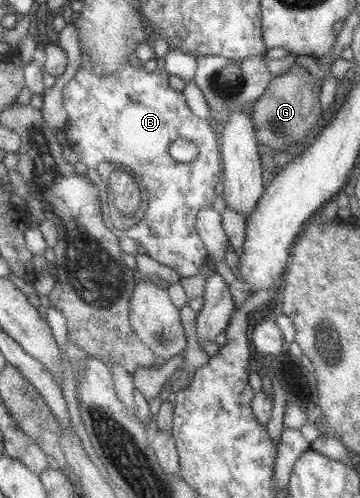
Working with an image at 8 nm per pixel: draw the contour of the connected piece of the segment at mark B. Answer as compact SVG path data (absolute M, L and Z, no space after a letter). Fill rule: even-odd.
M125 63L123 68L109 75L97 75L93 68L81 67L77 71L77 75L67 83L65 106L69 112L67 140L79 161L88 167L87 175L92 182L105 191L101 178L99 178L99 172L97 172L97 166L103 162L128 169L141 184L139 187L141 190L140 219L137 226L120 231L112 227L112 219L106 225L120 239L124 237L136 239L148 251L148 255L161 262L162 265L171 267L179 273L179 276L197 274L205 262L206 249L194 226L196 215L199 210L212 206L211 198L215 194L215 184L217 184L217 178L221 172L219 144L217 144L217 138L215 138L211 126L207 124L207 119L195 116L185 106L183 94L169 86L167 73L163 69L147 72L147 69L143 68L143 64L141 67L135 68L130 63ZM175 138L191 140L198 148L198 154L191 162L181 163L171 158L168 146Z

